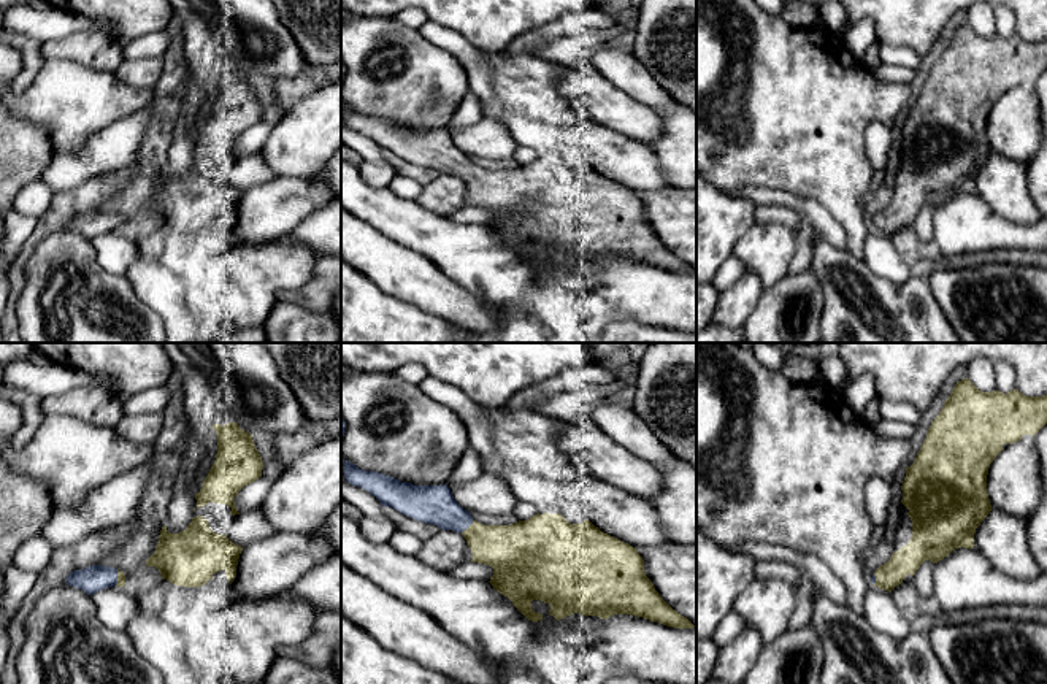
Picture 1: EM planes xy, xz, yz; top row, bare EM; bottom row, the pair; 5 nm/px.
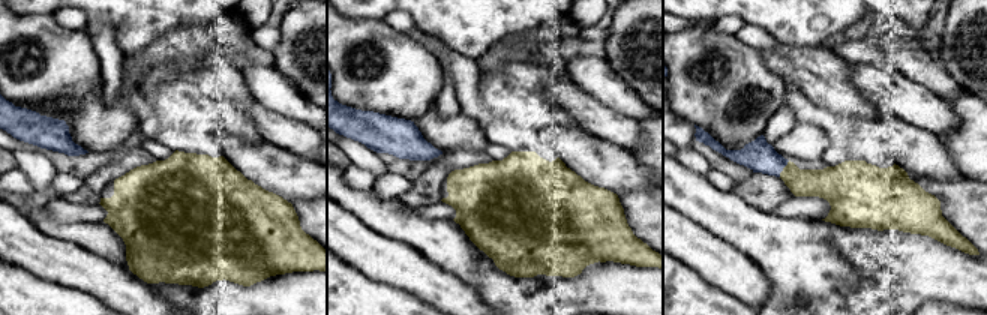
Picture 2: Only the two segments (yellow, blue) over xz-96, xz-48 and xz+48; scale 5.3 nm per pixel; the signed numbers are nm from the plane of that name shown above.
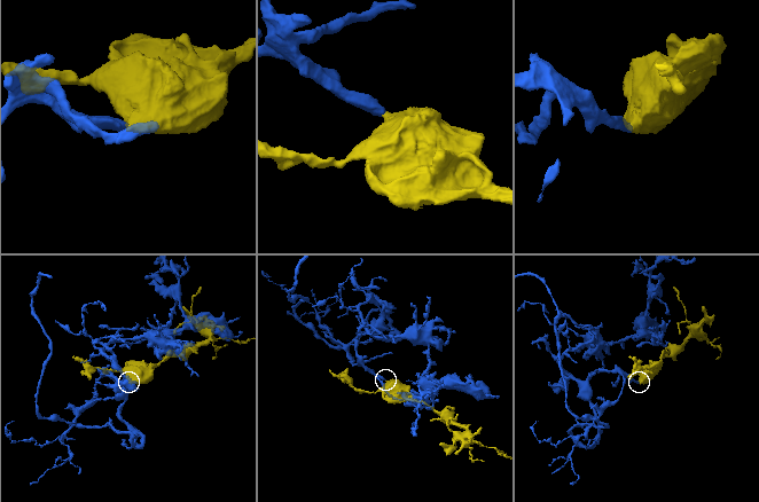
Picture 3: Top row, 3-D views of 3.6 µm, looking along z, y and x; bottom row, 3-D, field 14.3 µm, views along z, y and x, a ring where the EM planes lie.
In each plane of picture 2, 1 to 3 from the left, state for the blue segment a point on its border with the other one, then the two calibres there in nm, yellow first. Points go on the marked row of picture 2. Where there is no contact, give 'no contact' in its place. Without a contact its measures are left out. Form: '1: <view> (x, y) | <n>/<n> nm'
1: no contact
2: no contact
3: xz+48 (783, 168) | 170/160 nm

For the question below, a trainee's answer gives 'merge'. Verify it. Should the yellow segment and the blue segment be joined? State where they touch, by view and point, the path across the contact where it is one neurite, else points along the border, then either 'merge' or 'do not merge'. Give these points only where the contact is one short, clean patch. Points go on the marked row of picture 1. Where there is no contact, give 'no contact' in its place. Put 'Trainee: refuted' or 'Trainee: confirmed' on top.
Trainee: confirmed
contact xz (468, 527); way xz (511, 551), (484, 541), (468, 527), (435, 505); merge

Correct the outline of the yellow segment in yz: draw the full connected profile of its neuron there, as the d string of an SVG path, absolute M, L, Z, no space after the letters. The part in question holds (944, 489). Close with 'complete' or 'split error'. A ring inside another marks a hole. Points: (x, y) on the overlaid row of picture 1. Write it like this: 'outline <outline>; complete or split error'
outline M968 378L958 381L945 400L942 409L931 422L926 438L917 452L915 462L906 468L903 481L903 500L906 516L898 524L895 546L890 560L880 565L871 582L892 592L901 582L911 582L925 560L938 563L958 548L972 549L974 533L991 511L987 494L987 475L990 463L1004 449L1006 443L1020 441L1023 435L1036 435L1047 424L1047 395L1026 397L1017 389L1003 394L999 390L982 392Z; split error

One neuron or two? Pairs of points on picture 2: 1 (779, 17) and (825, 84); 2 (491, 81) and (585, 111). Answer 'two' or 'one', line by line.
1: two
2: one

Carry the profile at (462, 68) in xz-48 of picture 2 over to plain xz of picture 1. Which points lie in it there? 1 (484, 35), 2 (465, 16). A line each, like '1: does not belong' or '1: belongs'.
1: does not belong
2: does not belong

